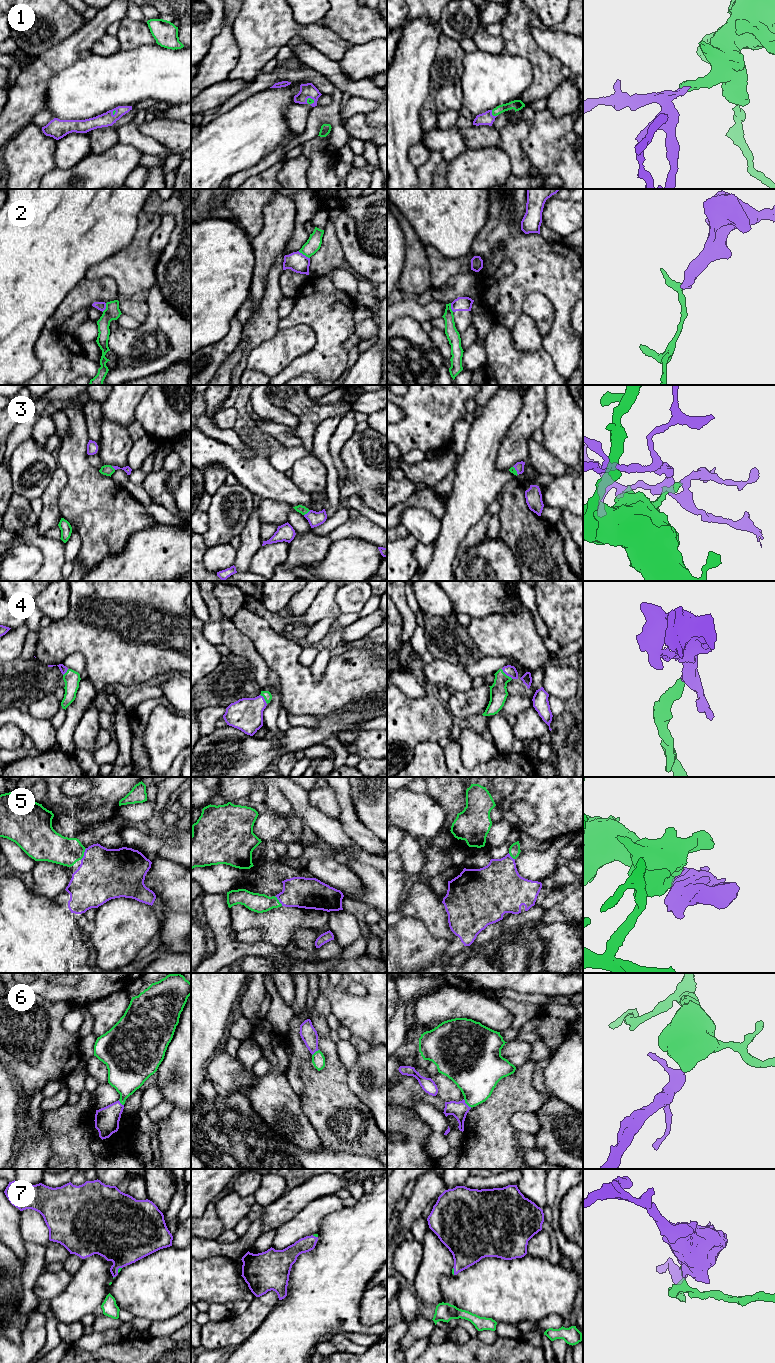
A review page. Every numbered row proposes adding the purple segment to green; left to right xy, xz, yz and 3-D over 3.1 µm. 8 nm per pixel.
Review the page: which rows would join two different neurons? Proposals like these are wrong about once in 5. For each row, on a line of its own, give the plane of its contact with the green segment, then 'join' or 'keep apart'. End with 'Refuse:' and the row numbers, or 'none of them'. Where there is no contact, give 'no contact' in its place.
1: contact in yz; join
2: contact in xz; keep apart
3: contact in xz; join
4: contact in yz; join
5: contact in xy; join
6: contact in yz; join
7: contact in xy; join
Refuse: 2

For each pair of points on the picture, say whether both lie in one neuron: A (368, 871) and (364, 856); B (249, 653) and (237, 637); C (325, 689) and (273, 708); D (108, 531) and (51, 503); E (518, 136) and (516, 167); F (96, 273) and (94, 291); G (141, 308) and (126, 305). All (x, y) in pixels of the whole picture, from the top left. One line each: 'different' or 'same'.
A: different
B: same
C: different
D: different
E: same
F: different
G: same

